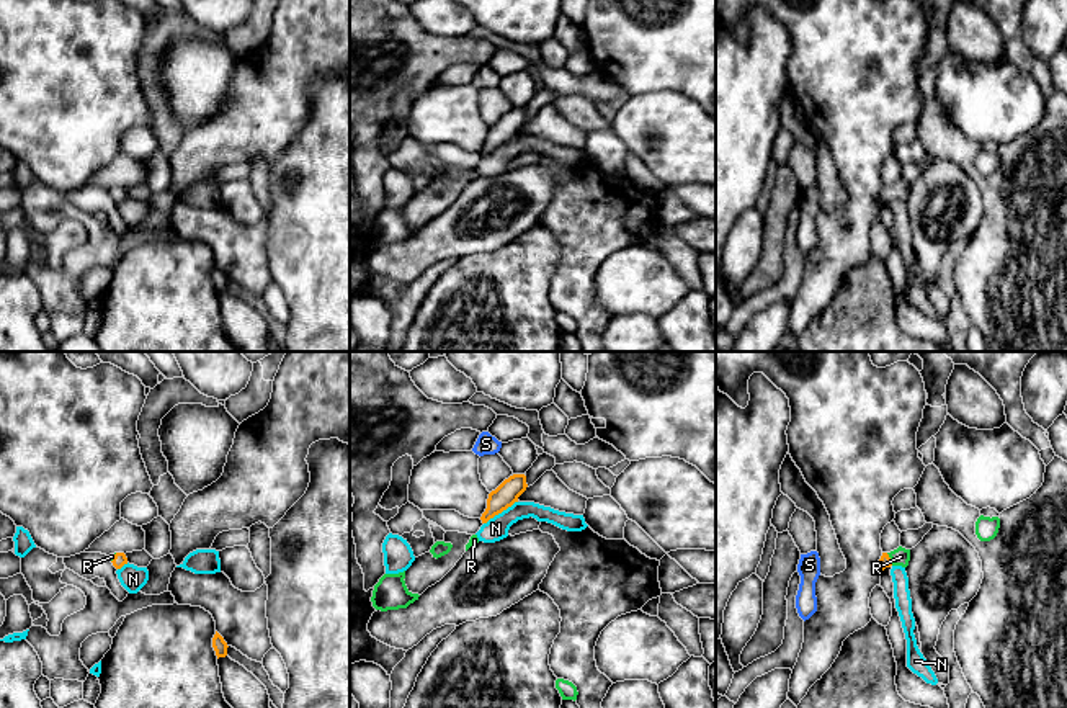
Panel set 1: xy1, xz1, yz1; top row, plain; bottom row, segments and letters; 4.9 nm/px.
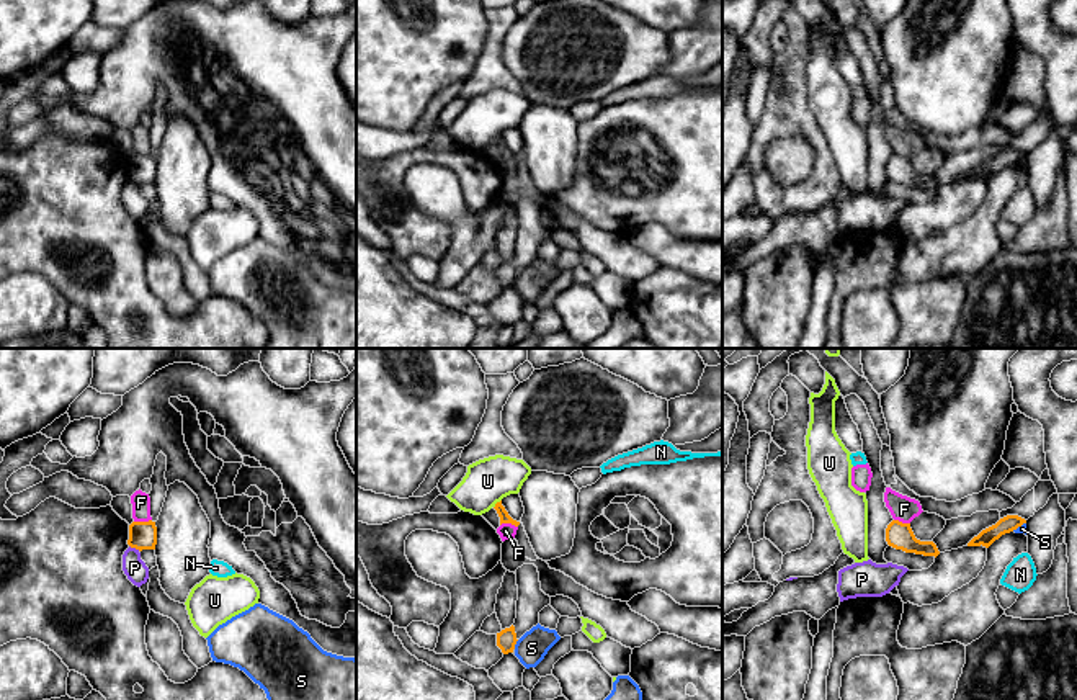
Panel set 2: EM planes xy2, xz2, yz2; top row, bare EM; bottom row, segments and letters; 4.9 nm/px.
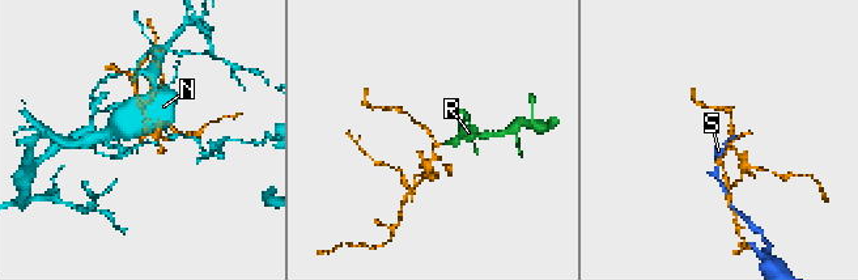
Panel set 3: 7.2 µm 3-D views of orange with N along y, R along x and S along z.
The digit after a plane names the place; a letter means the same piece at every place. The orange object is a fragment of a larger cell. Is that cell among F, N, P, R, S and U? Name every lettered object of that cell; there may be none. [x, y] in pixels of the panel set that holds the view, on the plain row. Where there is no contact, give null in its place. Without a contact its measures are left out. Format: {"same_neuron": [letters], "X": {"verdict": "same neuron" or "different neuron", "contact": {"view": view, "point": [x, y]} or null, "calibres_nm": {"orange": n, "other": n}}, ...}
{"same_neuron": ["R"], "F": {"verdict": "different neuron", "contact": {"view": "xy2", "point": [143, 156]}, "calibres_nm": {"orange": 140, "other": 100}}, "N": {"verdict": "different neuron", "contact": {"view": "xz1", "point": [500, 146]}, "calibres_nm": {"orange": 110, "other": 110}}, "P": {"verdict": "different neuron", "contact": {"view": "xy2", "point": [134, 180]}, "calibres_nm": {"orange": 140, "other": 110}}, "R": {"verdict": "same neuron", "contact": {"view": "yz1", "point": [889, 193]}, "calibres_nm": {"orange": 60, "other": 90}}, "S": {"verdict": "different neuron", "contact": {"view": "xz2", "point": [515, 277]}, "calibres_nm": {"orange": 100, "other": 150}}, "U": {"verdict": "different neuron", "contact": {"view": "xz2", "point": [496, 138]}, "calibres_nm": {"orange": 50, "other": 220}}}

